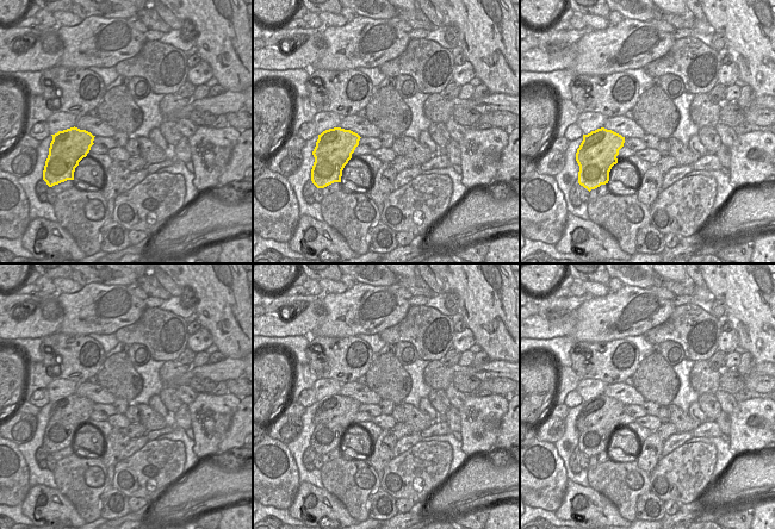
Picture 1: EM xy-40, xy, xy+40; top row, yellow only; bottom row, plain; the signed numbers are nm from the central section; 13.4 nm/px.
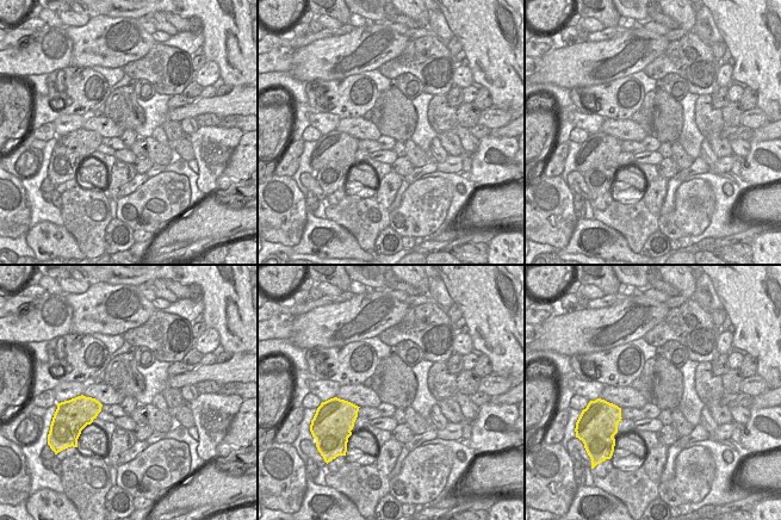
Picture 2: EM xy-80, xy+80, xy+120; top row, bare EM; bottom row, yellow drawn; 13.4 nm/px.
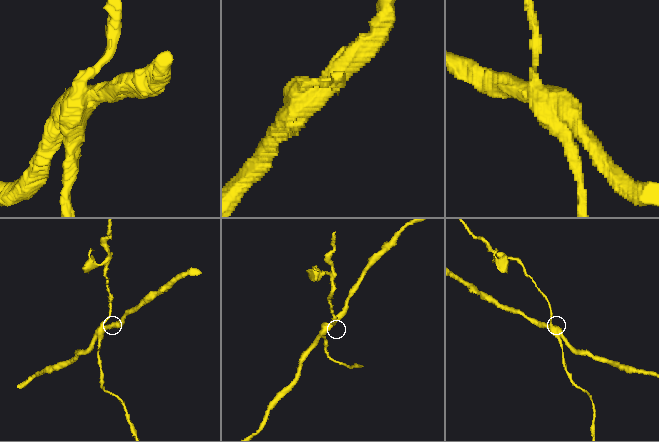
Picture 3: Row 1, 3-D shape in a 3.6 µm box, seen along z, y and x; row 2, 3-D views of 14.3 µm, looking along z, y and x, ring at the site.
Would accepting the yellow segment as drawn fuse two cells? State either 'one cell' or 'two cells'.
two cells

